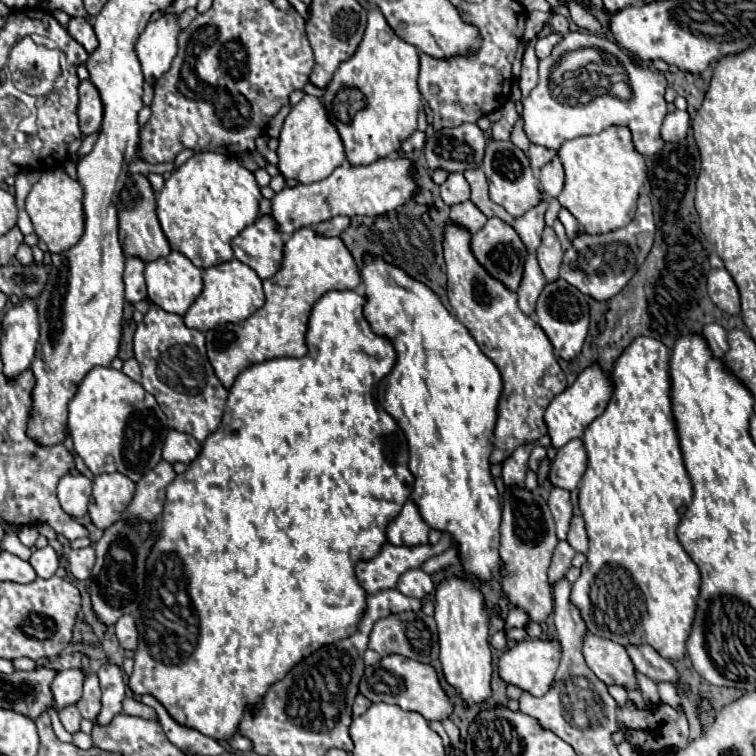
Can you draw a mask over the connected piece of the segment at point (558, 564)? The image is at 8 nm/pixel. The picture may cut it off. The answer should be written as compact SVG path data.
M559 541L555 553L553 553L553 561L549 567L549 583L555 585L559 579L563 579L571 567L571 559L575 555L575 549L567 543L567 541Z

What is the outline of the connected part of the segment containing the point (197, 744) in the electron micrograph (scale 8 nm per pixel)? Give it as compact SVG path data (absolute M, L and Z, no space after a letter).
M143 695L141 701L143 701L145 705L149 705L149 707L155 709L155 713L157 713L157 717L159 717L159 723L161 723L161 727L163 727L167 739L169 739L173 745L177 745L185 755L221 755L221 753L225 753L225 749L223 749L215 739L205 737L205 735L201 735L199 731L195 731L195 729L189 729L189 727L183 727L183 725L175 723L175 721L167 715L165 707L163 707L155 697Z

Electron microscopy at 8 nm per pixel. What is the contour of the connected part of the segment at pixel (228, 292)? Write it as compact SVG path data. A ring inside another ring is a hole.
M233 259L215 267L209 267L203 271L203 291L195 299L195 303L187 309L185 313L185 323L187 327L199 329L199 331L209 331L217 325L225 323L241 323L249 315L253 315L257 309L261 309L265 303L265 293L261 287L259 275L245 263Z

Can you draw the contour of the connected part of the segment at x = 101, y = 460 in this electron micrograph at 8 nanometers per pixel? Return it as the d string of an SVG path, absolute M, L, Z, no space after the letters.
M93 367L69 403L69 435L93 475L121 473L137 483L161 461L167 433L167 417L155 397L123 371L111 367Z

